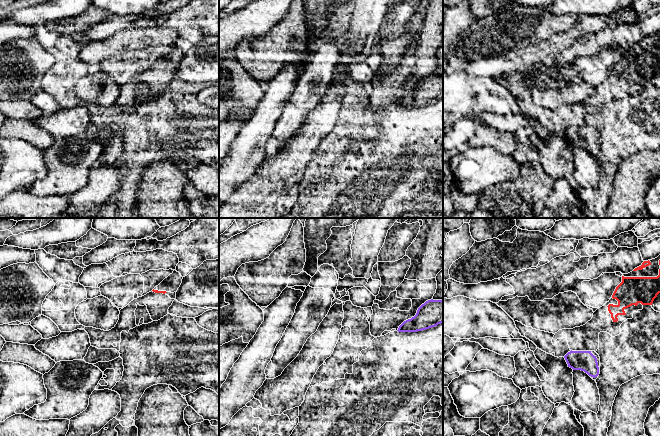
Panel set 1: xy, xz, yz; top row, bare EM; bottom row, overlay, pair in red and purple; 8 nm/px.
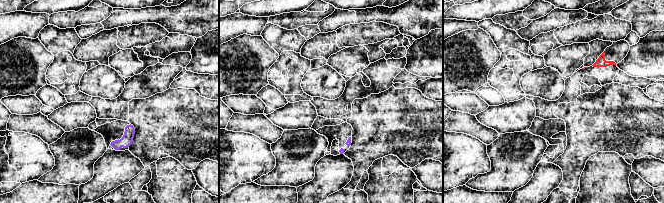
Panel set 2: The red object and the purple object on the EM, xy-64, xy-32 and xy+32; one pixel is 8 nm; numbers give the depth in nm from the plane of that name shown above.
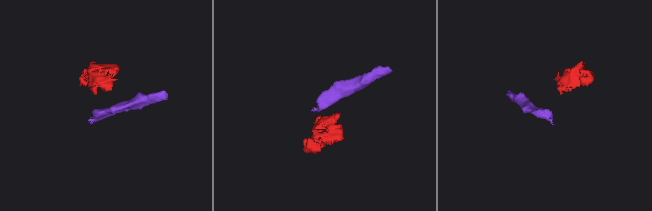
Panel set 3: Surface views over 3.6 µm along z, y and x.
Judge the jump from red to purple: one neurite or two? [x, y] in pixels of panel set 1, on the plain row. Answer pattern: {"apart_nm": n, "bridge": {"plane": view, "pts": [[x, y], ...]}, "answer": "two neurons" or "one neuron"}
{"apart_nm": 300, "bridge": {"plane": "yz", "pts": [[613, 97], [590, 127]]}, "answer": "two neurons"}

